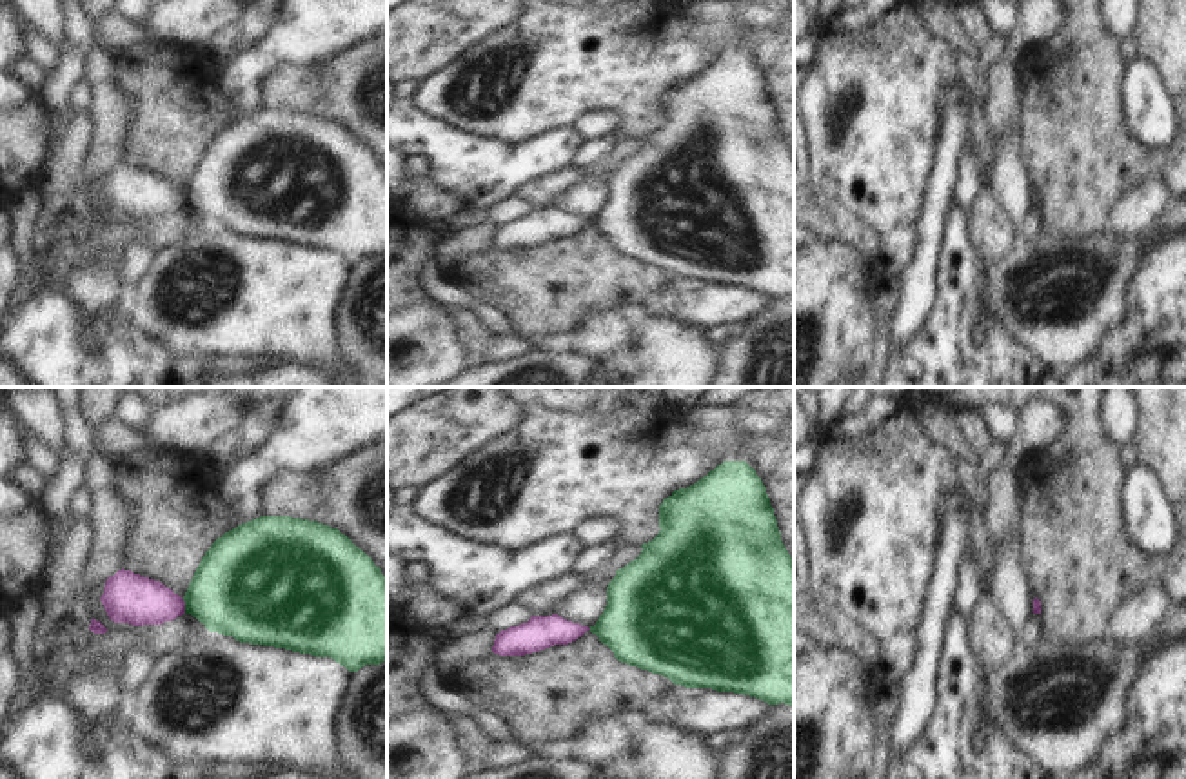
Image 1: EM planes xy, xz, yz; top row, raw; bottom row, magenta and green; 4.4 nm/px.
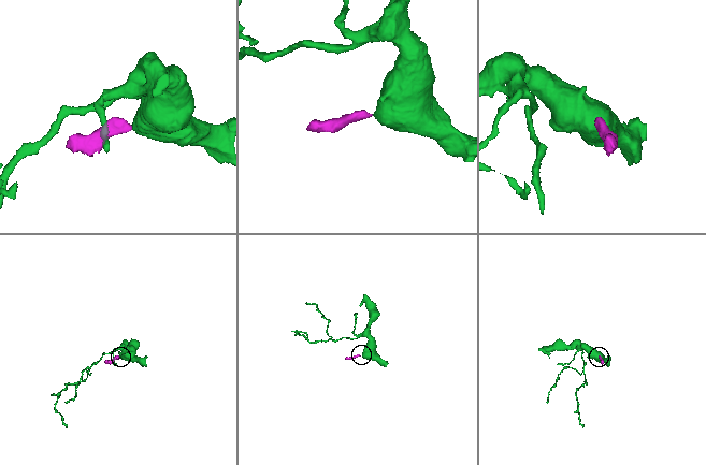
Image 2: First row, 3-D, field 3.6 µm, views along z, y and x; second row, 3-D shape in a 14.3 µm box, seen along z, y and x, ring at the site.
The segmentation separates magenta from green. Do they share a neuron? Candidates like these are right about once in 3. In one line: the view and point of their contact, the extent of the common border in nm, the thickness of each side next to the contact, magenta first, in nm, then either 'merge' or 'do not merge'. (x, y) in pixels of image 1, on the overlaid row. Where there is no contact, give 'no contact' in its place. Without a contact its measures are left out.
meets magenta in xy at (184, 605); contact 70 nm long; 220 nm thick on the magenta side, 400 nm on the other; do not merge

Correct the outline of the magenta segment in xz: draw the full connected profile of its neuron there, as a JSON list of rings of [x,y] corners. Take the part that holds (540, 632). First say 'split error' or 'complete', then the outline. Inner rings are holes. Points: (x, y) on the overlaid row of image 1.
complete; [[[558,614],[532,616],[527,623],[496,634],[492,652],[499,656],[525,656],[554,645],[568,645],[587,630],[590,628],[567,621]]]

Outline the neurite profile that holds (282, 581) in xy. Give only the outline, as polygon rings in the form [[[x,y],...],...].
[[[260,516],[218,537],[183,596],[185,614],[240,643],[331,657],[349,672],[387,661],[387,577],[329,525]]]

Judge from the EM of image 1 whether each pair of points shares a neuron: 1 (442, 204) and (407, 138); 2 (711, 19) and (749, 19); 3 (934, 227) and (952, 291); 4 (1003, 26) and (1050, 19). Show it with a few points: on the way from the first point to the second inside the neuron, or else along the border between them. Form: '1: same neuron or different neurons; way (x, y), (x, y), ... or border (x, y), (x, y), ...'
1: different neurons; border (425, 177), (449, 191), (465, 209)
2: different neurons; border (732, 19), (747, 26)
3: different neurons; border (952, 209), (939, 253), (936, 291)
4: different neurons; border (1017, 19), (1007, 37)

